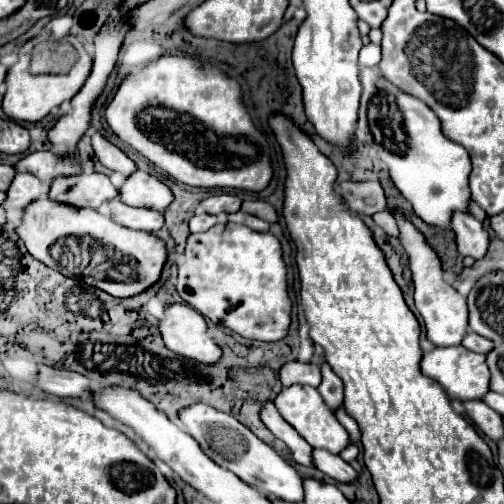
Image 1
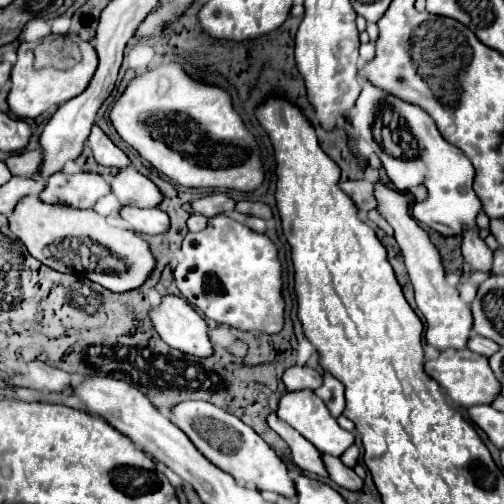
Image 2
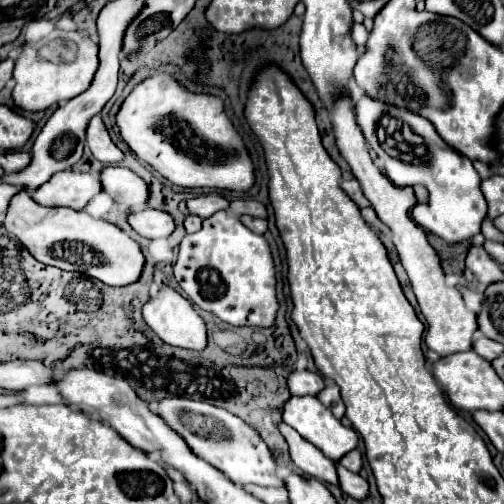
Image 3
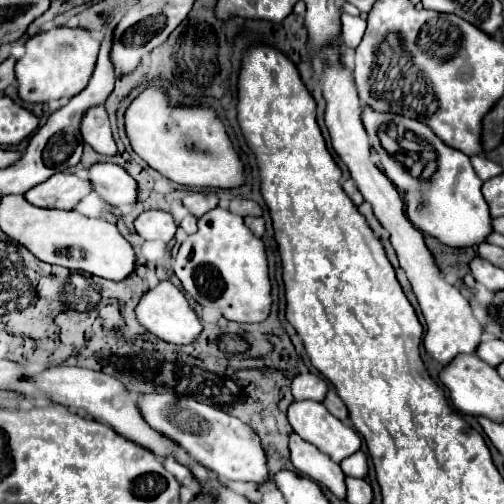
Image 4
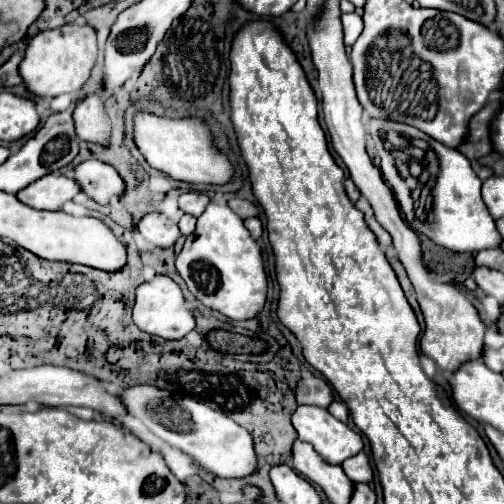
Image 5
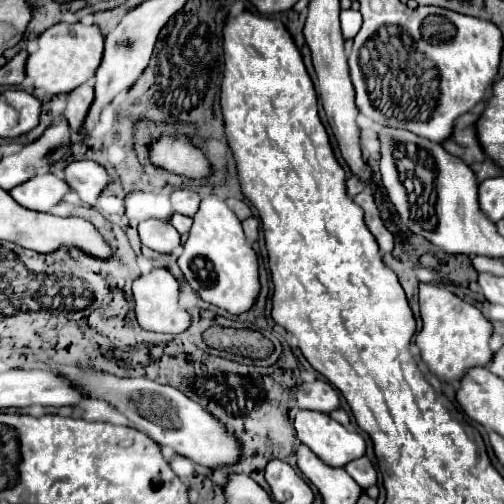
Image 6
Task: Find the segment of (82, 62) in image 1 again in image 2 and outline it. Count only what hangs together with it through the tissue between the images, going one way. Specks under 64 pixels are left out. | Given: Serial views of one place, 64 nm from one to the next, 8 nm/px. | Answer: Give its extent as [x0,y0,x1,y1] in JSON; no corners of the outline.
[8,40,98,118]

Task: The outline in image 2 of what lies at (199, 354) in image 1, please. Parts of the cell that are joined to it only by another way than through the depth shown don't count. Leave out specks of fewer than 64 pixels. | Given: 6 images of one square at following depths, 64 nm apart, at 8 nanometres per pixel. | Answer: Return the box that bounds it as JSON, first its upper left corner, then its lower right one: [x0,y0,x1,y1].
[150,294,212,356]

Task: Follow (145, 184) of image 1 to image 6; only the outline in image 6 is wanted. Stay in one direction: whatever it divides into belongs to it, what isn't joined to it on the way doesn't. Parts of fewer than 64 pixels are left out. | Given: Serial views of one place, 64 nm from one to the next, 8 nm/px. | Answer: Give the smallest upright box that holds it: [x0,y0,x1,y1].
[64,160,110,204]

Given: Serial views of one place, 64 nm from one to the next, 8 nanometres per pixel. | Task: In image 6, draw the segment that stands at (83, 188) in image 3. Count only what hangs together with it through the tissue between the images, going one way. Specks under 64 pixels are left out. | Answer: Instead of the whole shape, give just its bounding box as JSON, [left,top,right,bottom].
[8,174,68,212]

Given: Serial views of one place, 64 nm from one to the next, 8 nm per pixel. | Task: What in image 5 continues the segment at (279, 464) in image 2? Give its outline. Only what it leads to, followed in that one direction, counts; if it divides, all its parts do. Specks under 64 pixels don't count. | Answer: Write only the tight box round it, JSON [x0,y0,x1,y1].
[118,384,256,478]

